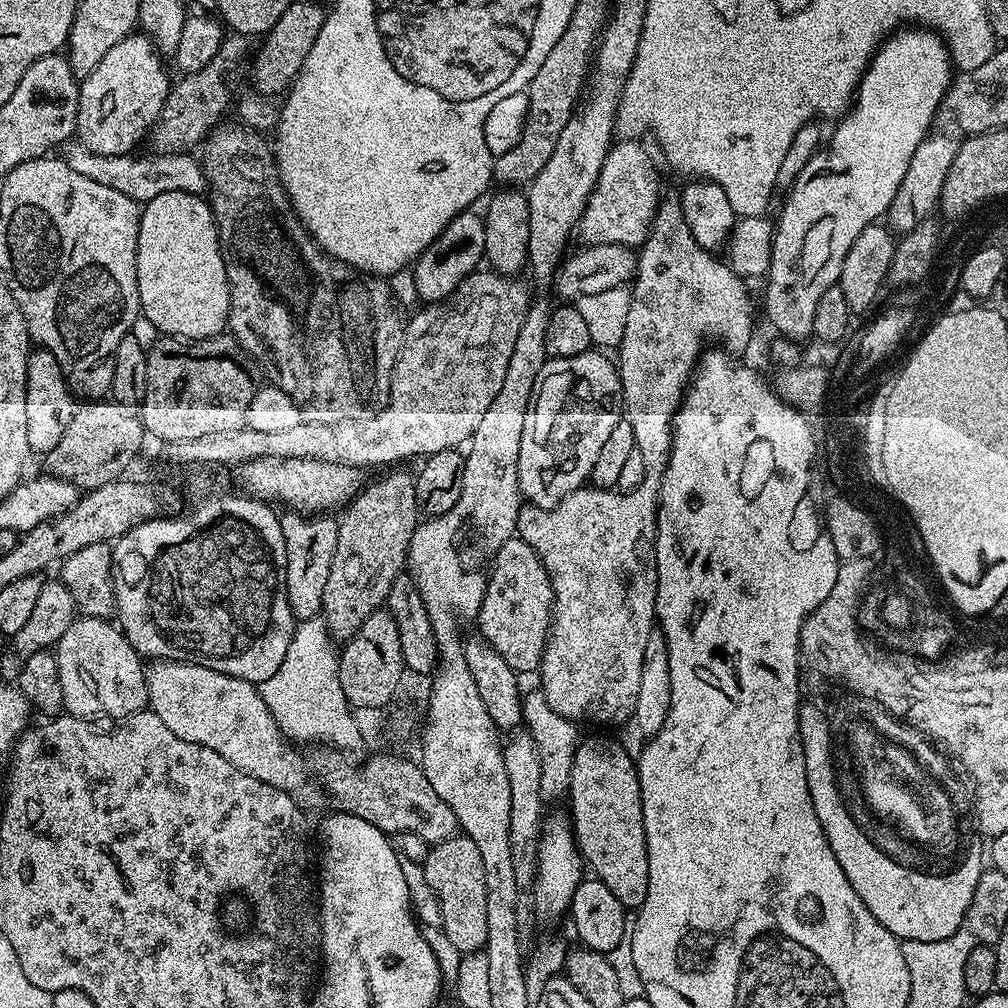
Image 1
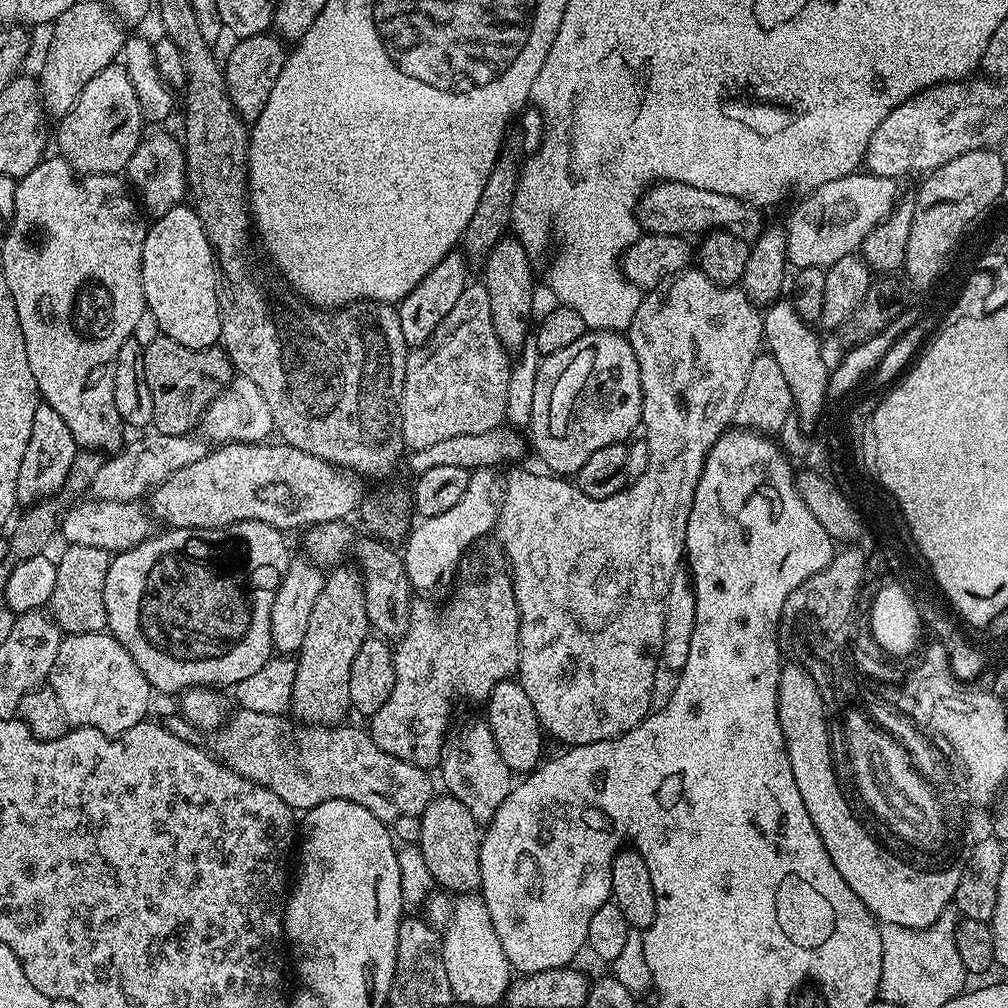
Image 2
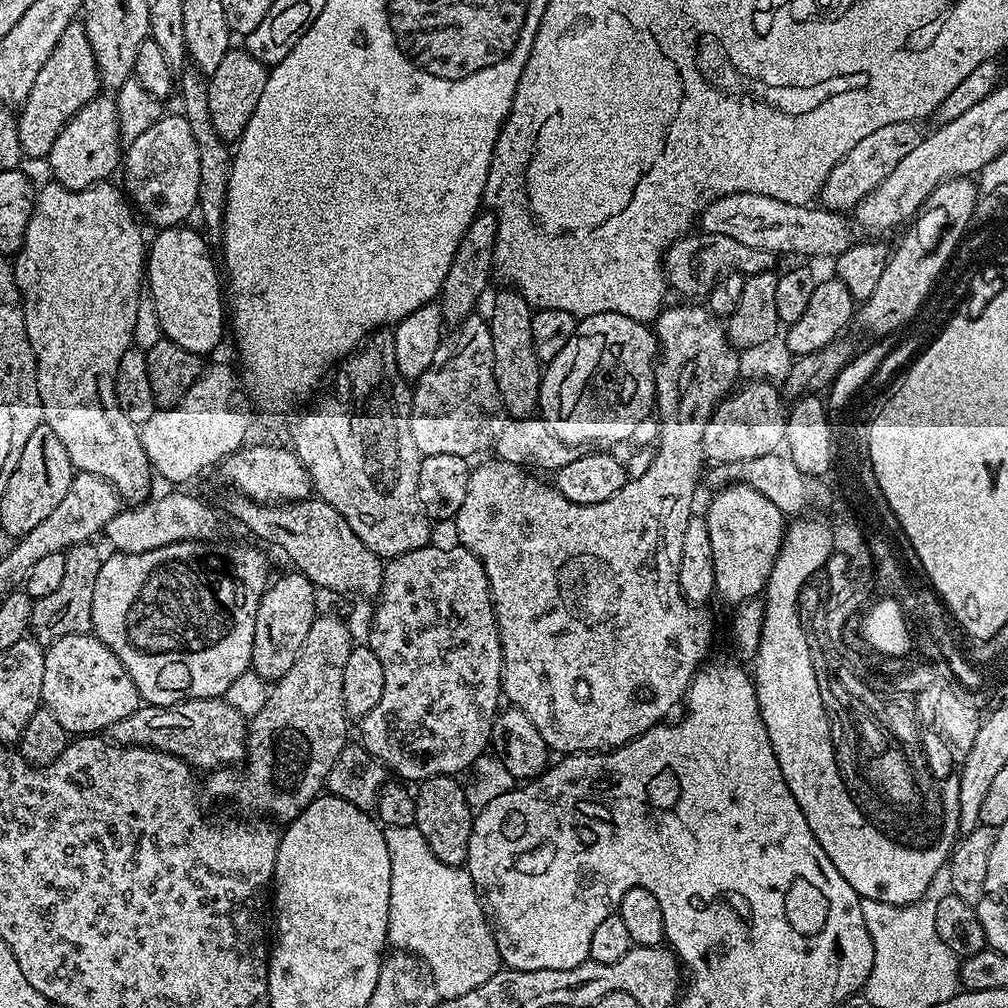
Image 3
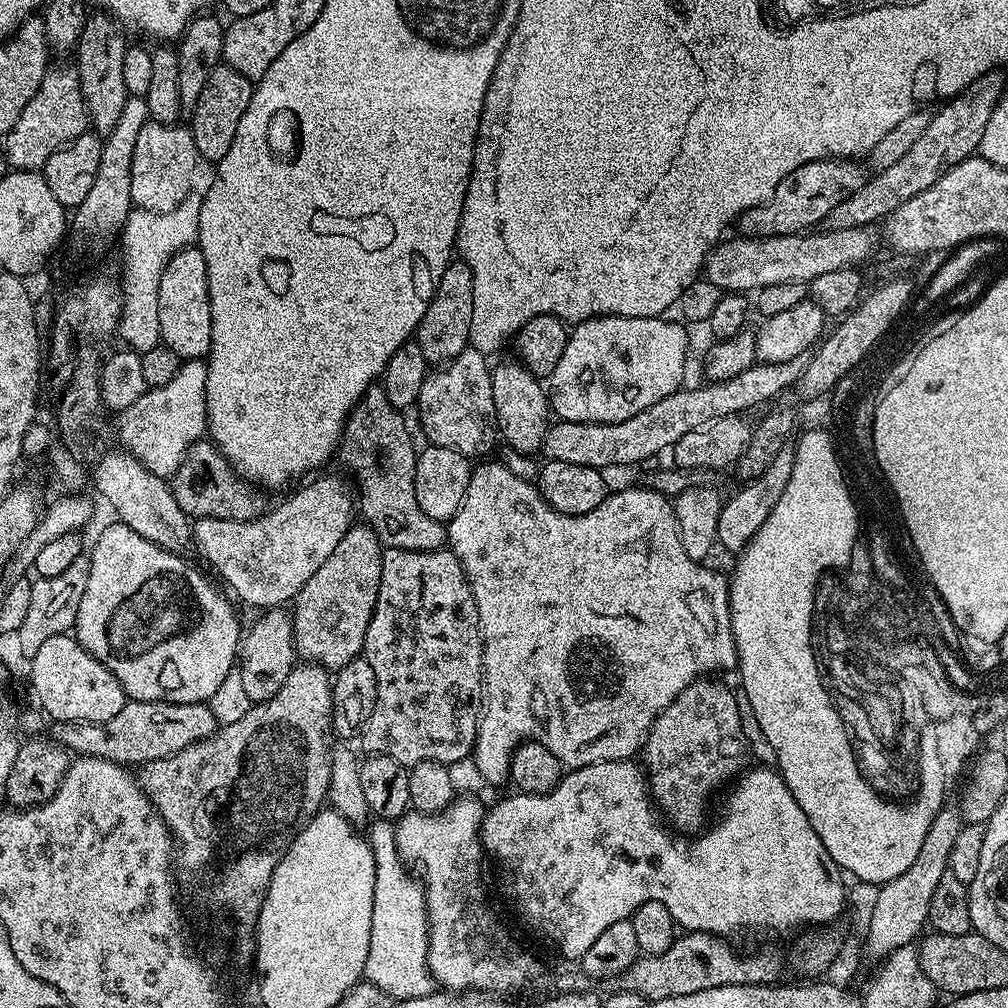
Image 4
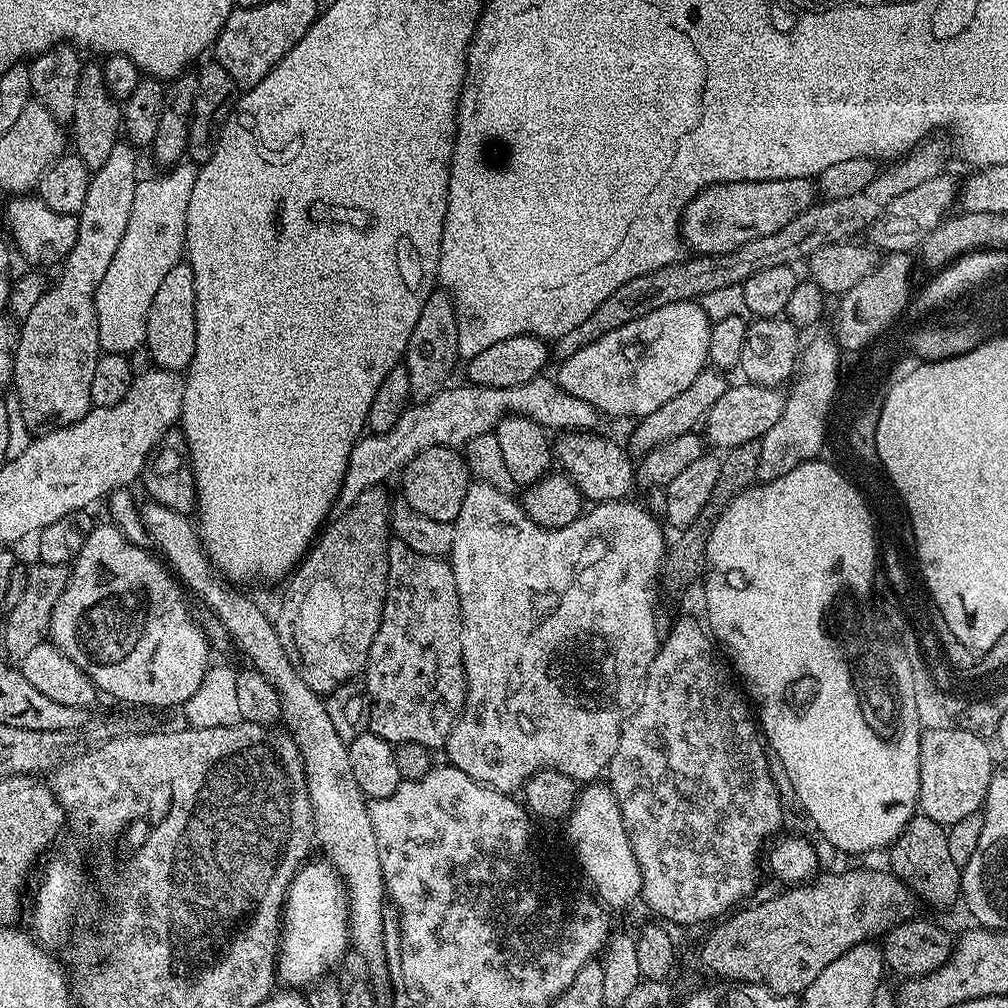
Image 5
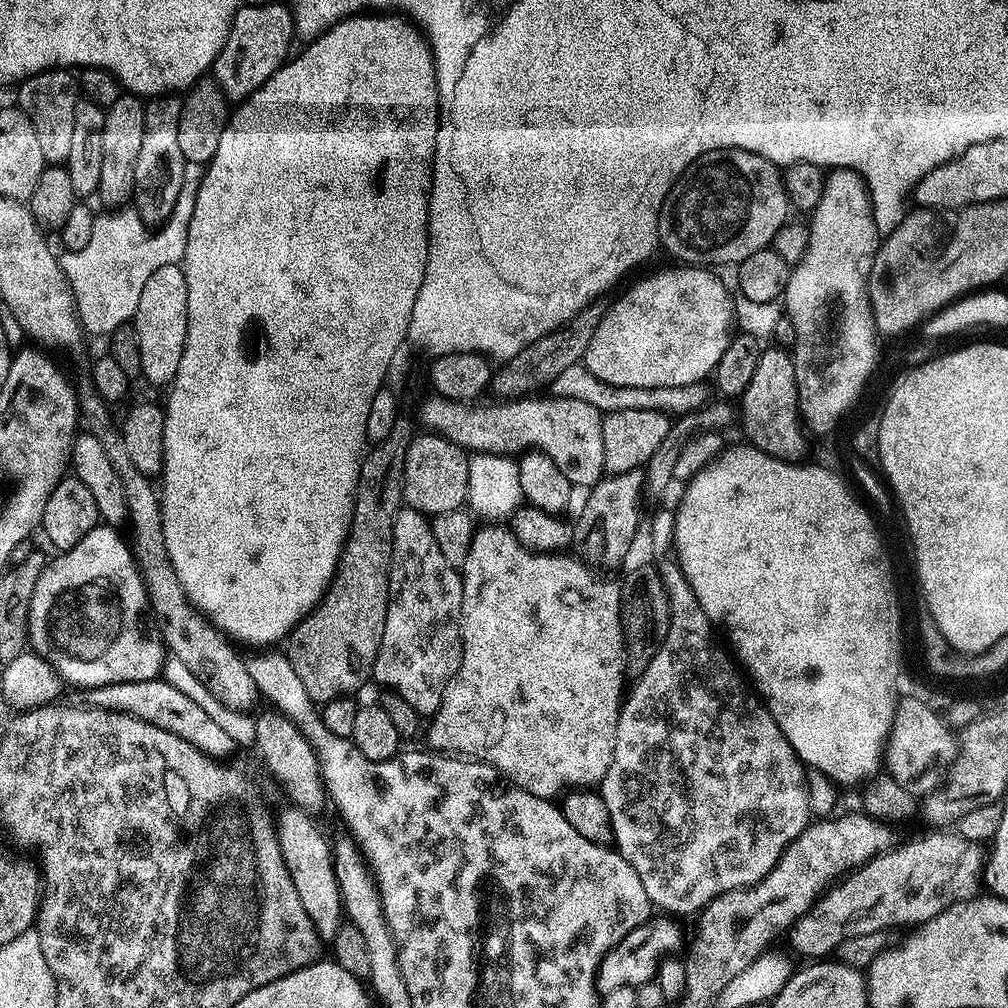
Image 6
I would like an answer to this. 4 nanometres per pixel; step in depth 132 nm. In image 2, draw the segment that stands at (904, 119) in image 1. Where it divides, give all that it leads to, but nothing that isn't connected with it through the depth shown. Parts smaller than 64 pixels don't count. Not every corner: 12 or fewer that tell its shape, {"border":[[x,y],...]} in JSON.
{"border":[[781,298],[763,313],[801,425],[826,412],[821,337]]}

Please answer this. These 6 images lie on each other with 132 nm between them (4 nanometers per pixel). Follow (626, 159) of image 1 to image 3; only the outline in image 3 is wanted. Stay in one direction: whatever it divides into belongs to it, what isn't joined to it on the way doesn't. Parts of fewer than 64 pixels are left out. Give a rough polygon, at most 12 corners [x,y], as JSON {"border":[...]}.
{"border":[[735,192],[698,224],[773,254],[841,256],[848,219]]}

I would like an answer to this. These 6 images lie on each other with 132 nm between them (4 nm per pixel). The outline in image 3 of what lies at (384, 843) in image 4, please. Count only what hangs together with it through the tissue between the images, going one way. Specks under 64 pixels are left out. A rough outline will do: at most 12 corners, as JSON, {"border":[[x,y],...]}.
{"border":[[386,826],[389,945],[441,999],[502,961],[471,874]]}

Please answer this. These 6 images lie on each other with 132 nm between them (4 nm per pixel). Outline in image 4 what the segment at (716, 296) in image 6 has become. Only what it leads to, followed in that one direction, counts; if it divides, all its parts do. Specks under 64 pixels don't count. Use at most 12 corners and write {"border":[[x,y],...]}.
{"border":[[598,316],[550,377],[560,420],[613,424],[679,392],[688,328]]}

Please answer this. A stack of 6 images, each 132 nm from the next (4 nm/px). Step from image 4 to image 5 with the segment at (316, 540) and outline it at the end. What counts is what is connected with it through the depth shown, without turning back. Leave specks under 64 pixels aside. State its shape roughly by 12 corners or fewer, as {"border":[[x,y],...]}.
{"border":[[555,379],[443,388],[350,450],[336,508],[422,450],[463,449],[520,415],[592,430],[600,413]]}

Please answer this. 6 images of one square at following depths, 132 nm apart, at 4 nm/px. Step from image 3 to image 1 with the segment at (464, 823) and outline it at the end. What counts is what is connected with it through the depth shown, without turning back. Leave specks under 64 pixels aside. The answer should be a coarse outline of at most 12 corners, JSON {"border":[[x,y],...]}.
{"border":[[469,836],[429,847],[439,927],[460,953],[486,944],[486,878]]}

